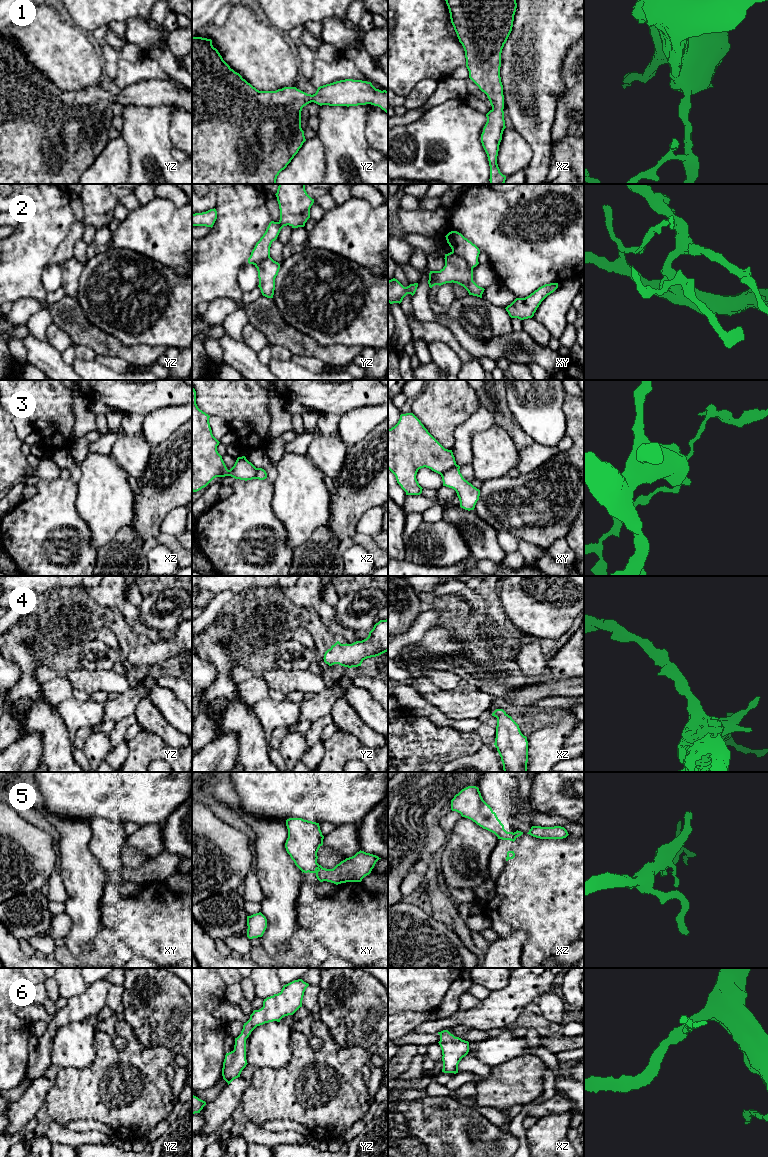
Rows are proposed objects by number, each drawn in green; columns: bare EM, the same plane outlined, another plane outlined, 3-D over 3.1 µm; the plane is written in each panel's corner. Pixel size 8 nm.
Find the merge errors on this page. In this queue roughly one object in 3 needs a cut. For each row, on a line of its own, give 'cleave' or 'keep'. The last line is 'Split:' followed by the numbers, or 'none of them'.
1: keep
2: cleave
3: cleave
4: keep
5: cleave
6: keep
Split: 2, 3, 5

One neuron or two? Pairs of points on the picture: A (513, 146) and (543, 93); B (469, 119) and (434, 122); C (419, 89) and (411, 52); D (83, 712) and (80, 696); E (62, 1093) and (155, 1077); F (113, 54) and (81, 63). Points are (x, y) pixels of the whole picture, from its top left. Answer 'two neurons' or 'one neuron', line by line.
A: two neurons
B: one neuron
C: two neurons
D: two neurons
E: one neuron
F: two neurons

